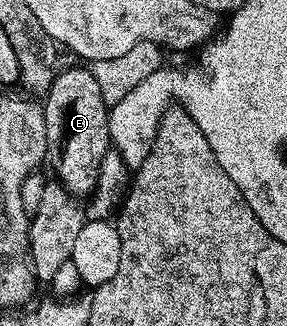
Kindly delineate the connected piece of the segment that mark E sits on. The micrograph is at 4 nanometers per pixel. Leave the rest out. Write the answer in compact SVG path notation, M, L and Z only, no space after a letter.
M86 66L83 67L71 67L68 71L60 70L41 103L47 126L47 149L50 158L52 160L55 158L55 171L59 174L58 182L67 190L67 194L76 197L90 196L98 187L101 161L105 153L112 150L107 120L109 106L102 99L101 88L97 85L93 71Z

